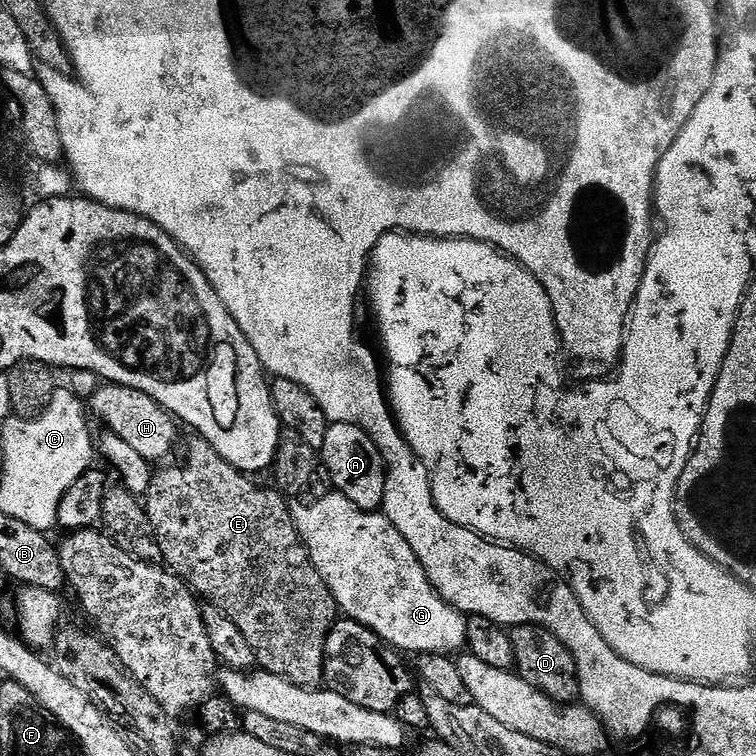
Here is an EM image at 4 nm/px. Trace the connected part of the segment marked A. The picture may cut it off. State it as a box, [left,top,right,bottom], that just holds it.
[318,424,386,512]

